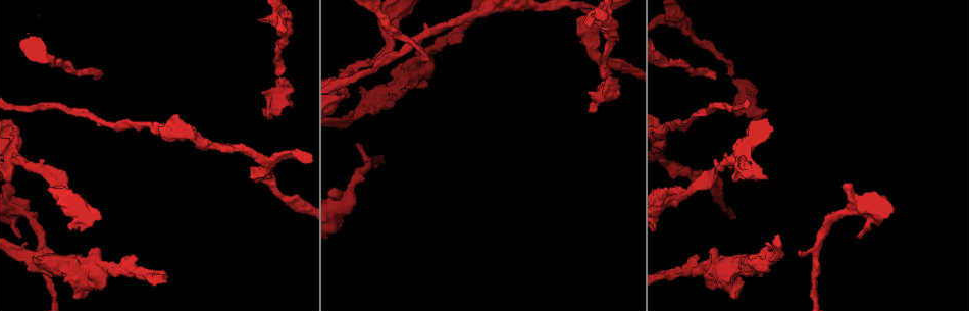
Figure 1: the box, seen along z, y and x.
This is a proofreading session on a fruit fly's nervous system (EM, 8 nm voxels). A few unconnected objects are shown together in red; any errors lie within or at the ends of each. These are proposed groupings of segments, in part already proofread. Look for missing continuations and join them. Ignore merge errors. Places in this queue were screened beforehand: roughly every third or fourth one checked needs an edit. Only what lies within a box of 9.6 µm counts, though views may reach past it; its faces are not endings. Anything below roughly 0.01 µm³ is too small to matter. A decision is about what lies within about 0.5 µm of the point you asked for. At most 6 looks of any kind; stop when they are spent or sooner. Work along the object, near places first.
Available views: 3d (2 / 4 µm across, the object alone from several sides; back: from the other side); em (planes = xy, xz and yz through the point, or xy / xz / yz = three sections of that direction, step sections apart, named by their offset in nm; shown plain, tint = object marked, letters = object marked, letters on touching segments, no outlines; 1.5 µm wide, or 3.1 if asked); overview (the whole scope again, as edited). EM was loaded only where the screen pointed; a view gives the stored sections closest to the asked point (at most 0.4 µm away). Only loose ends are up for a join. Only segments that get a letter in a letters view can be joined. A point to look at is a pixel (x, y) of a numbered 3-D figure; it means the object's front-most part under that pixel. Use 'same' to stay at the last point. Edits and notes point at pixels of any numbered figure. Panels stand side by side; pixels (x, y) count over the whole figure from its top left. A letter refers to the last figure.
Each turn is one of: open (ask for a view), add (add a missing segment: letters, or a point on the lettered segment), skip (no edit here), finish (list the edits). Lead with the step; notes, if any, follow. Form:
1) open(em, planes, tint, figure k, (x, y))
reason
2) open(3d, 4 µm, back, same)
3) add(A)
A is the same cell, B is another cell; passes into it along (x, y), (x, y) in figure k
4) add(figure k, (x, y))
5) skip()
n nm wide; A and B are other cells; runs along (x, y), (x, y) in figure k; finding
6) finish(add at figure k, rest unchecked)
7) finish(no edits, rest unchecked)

open(3d, 2 µm, figure 1, (696, 256))
an open end

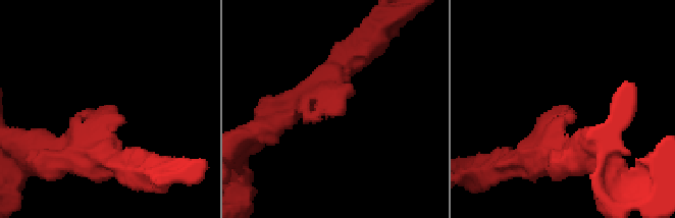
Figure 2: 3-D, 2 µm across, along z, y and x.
open(em, planes, letters, figure 2, (111, 106))
now the EM

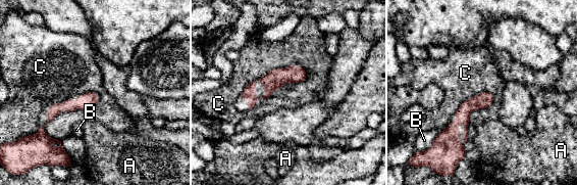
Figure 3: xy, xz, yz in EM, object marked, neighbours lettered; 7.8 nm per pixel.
skip()
A, B and C are other cells; border along (291, 64), (253, 80), (240, 95) in figure 3; no lettered segment goes on from it

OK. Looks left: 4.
open(3d, 2 µm, back, figure 1, (428, 60))
end of a long branch

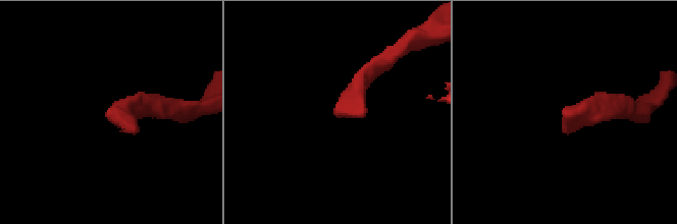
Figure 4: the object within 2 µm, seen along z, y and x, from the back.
open(em, planes, letters, figure 4, (339, 114))

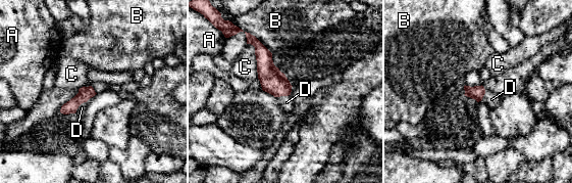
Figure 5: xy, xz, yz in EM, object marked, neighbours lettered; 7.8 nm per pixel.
add(D)
D is the same cell, A, B and C are other cells; passes into it along (85, 93), (83, 102), (82, 107) in figure 5; it goes on there

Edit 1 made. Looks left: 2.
open(em, xz, step 4, letters, figure 1, (384, 109))
branch stops here

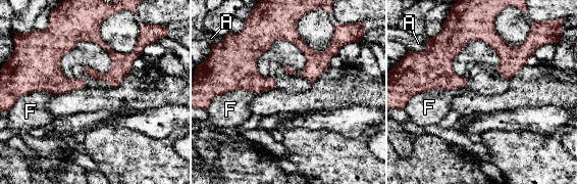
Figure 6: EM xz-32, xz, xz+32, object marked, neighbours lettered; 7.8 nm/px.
skip()
A and F are other cells; border along (468, 79), (462, 87), (416, 94) in figure 6; none of them fits

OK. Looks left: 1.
finish(add at figure 5, rest unchecked)

